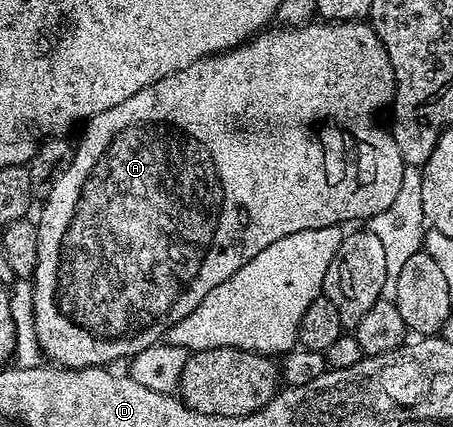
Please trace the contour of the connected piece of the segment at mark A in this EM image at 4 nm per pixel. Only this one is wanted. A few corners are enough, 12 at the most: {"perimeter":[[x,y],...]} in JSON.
{"perimeter":[[359,20],[91,117],[35,220],[62,368],[158,343],[406,164]]}

